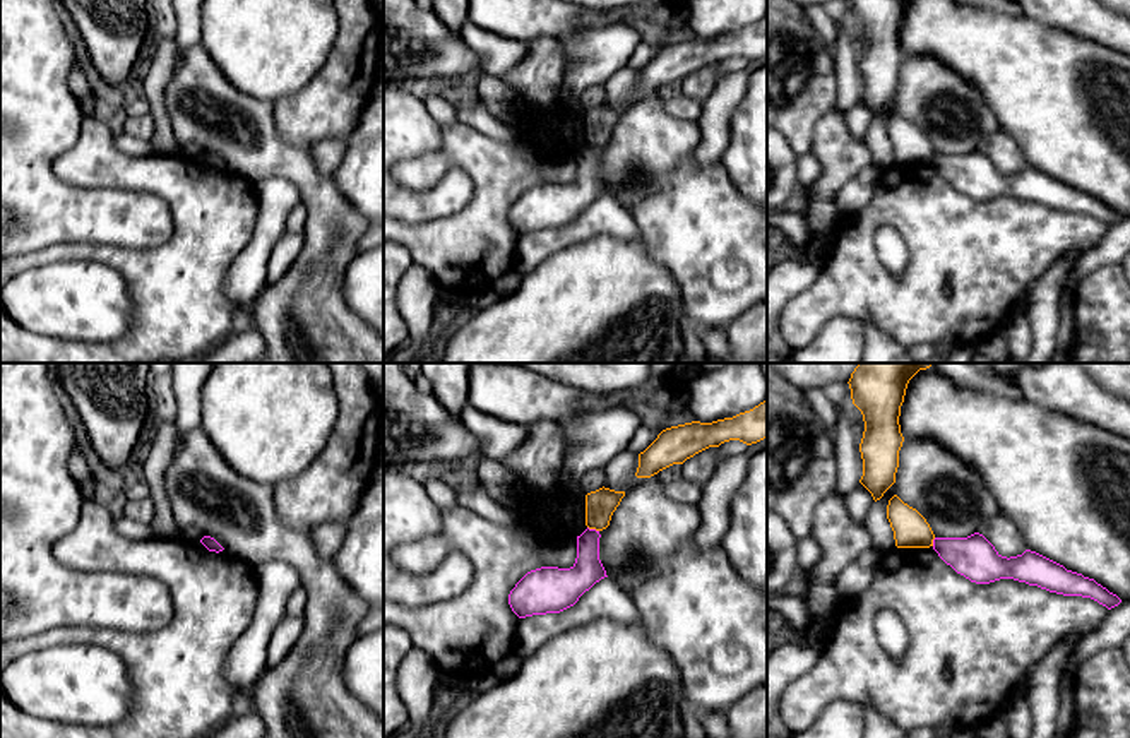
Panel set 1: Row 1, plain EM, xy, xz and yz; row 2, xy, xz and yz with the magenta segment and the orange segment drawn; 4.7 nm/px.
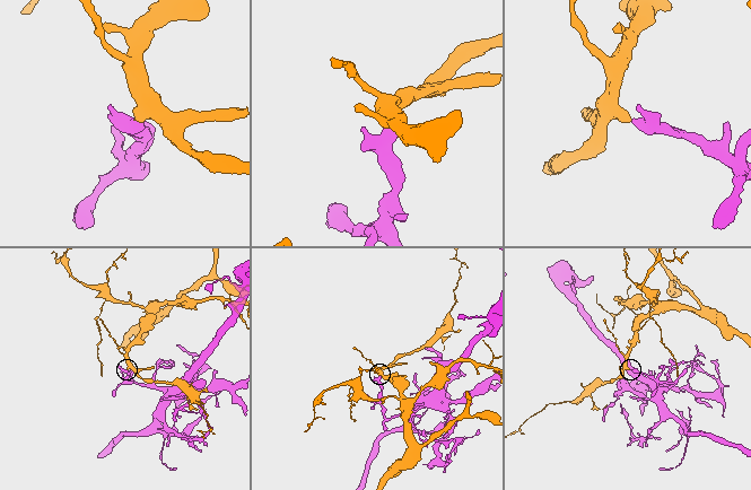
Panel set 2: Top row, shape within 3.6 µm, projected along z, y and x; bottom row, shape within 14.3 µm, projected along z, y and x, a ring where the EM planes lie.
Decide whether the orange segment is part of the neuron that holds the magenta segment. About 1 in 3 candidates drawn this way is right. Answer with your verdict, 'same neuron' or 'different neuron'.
different neuron

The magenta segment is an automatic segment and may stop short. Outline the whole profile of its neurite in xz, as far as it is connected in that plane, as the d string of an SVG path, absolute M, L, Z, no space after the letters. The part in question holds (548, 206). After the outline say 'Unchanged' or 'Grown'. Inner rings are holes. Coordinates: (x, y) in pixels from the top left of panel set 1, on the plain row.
M599 147L577 152L577 175L570 185L541 183L527 188L510 207L508 221L519 235L560 229L574 223L596 199L608 193L599 176Z. Unchanged

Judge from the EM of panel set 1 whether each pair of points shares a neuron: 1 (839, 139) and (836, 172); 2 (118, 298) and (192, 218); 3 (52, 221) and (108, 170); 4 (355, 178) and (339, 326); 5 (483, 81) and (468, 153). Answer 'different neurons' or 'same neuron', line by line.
1: same neuron
2: different neurons
3: different neurons
4: different neurons
5: different neurons

